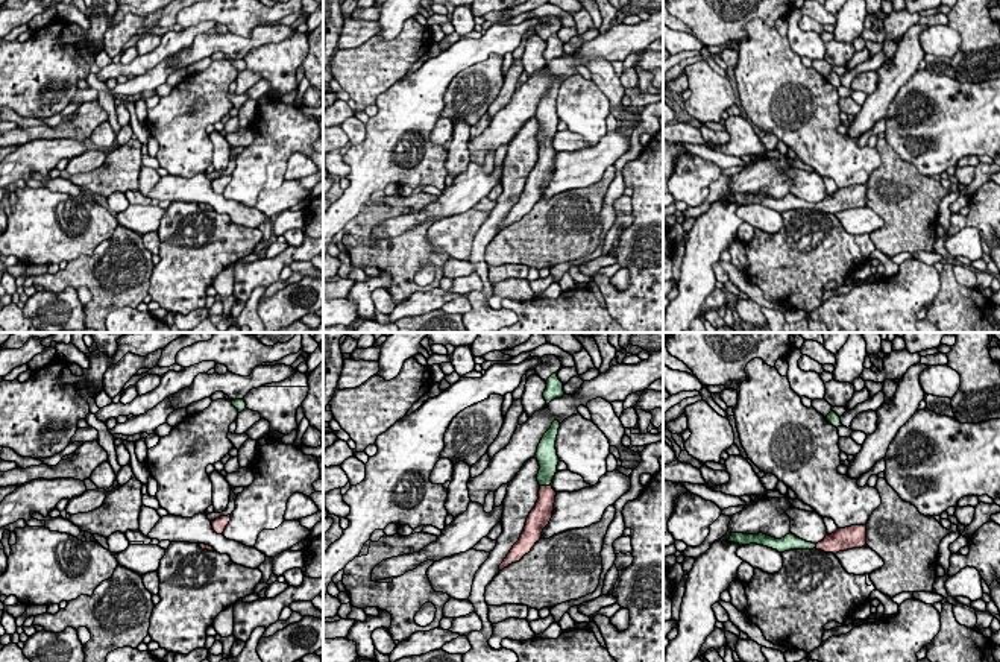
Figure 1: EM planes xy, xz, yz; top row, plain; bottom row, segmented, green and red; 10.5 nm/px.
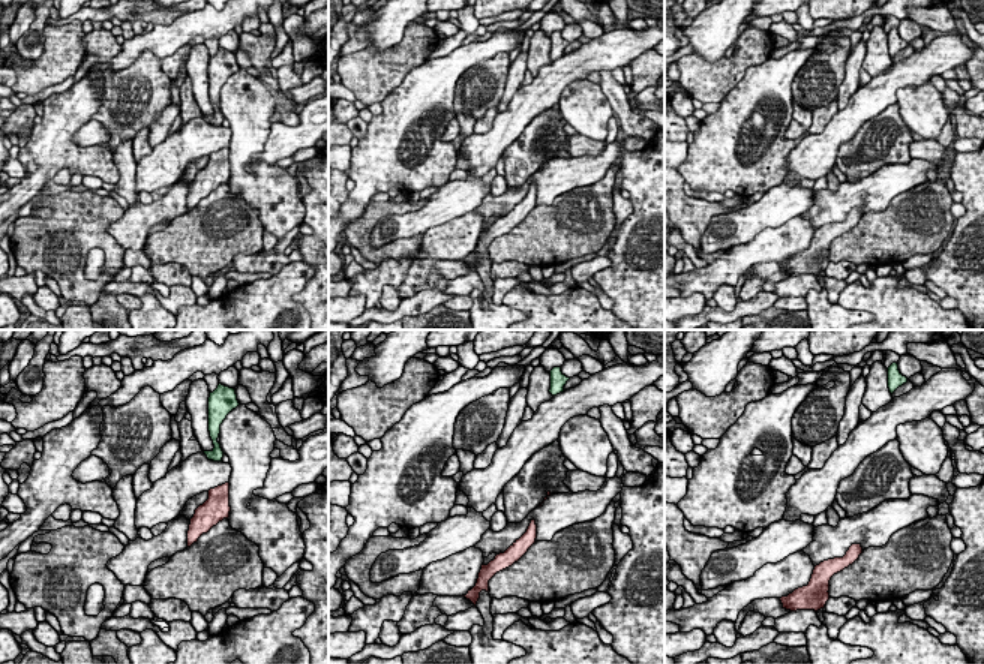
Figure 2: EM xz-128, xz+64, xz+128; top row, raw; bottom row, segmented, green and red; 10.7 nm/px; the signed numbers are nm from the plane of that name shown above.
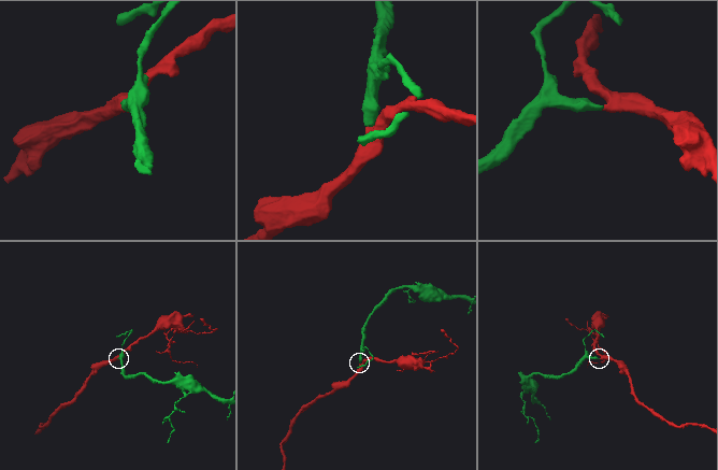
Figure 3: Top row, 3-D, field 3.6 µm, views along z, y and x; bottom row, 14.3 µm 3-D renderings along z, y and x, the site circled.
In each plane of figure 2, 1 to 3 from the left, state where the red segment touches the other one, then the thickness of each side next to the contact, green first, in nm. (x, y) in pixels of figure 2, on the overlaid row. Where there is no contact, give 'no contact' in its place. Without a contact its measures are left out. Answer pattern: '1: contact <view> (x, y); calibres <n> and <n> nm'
1: no contact
2: no contact
3: no contact

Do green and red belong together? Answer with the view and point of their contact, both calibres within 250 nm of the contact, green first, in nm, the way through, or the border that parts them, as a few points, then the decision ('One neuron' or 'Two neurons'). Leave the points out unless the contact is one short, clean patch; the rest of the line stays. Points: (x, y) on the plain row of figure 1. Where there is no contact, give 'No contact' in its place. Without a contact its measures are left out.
Touches green at xz (545, 145). Thickness 200 nm (green) against 190 nm. Path across: xz (548, 122), (545, 145), (544, 167). One neuron

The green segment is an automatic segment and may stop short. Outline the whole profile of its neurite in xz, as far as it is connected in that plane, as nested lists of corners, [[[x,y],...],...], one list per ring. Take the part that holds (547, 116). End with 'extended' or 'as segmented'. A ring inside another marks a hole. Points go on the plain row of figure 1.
[[[554,80],[537,106],[534,118],[540,126],[537,134],[537,141],[540,144],[539,159],[527,178],[519,200],[513,205],[504,222],[499,225],[499,231],[511,223],[519,222],[525,214],[528,214],[531,208],[540,200],[543,188],[552,178],[557,152],[552,149],[551,143],[560,121],[555,109],[558,88],[560,82]]]; extended

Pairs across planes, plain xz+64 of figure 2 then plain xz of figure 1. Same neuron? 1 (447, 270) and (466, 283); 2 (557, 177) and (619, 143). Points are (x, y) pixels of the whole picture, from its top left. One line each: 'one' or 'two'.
1: two
2: one

